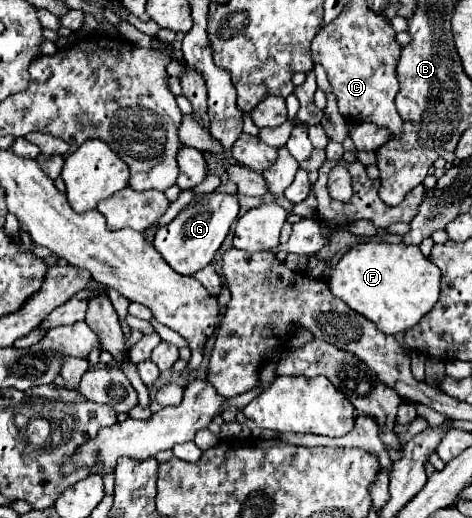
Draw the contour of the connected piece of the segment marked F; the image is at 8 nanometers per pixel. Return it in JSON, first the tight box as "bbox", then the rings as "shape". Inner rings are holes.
{"bbox":[330,243,440,335],"shape":[[[364,243],[350,249],[334,267],[330,291],[352,311],[364,315],[382,333],[396,335],[412,329],[430,313],[440,297],[440,269],[416,245]]]}

